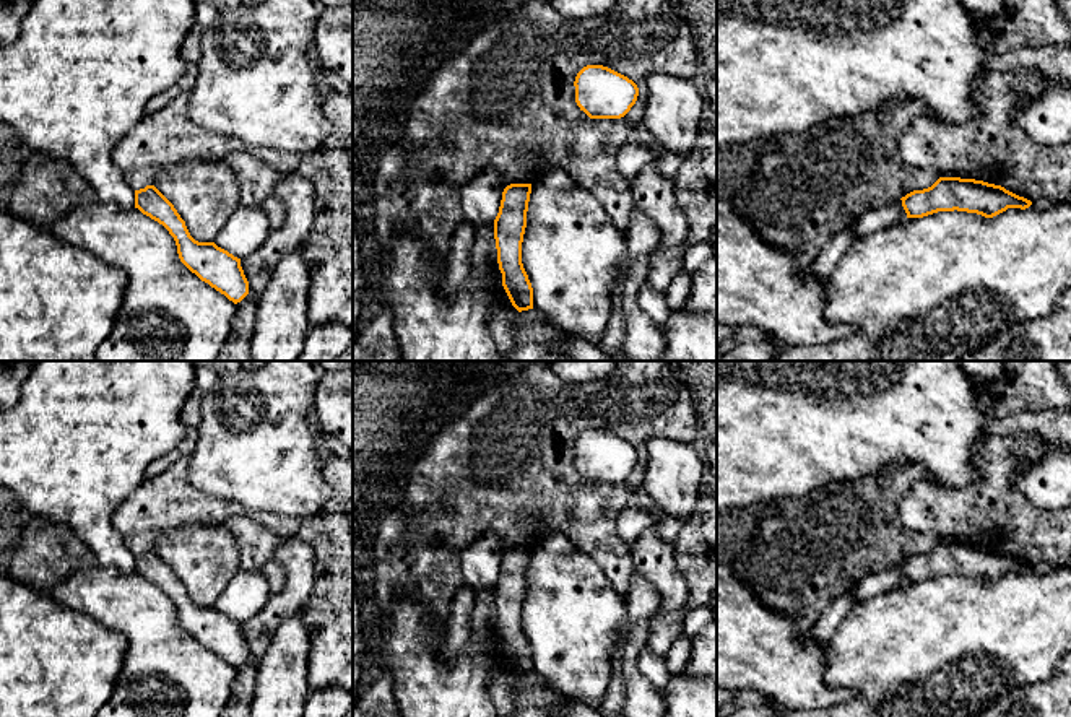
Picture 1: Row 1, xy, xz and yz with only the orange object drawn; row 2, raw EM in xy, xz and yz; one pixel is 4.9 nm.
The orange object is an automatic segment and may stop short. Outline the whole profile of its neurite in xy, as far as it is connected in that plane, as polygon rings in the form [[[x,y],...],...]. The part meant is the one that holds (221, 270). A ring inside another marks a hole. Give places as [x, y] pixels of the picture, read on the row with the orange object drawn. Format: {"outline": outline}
{"outline": [[[154,187],[135,190],[135,208],[163,224],[174,237],[180,262],[234,304],[249,294],[241,259],[215,242],[195,241],[174,205]]]}

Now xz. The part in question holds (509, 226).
{"outline": [[[531,184],[507,185],[494,219],[502,286],[518,312],[533,309],[533,288],[522,263],[522,242],[527,228],[530,193]]]}

